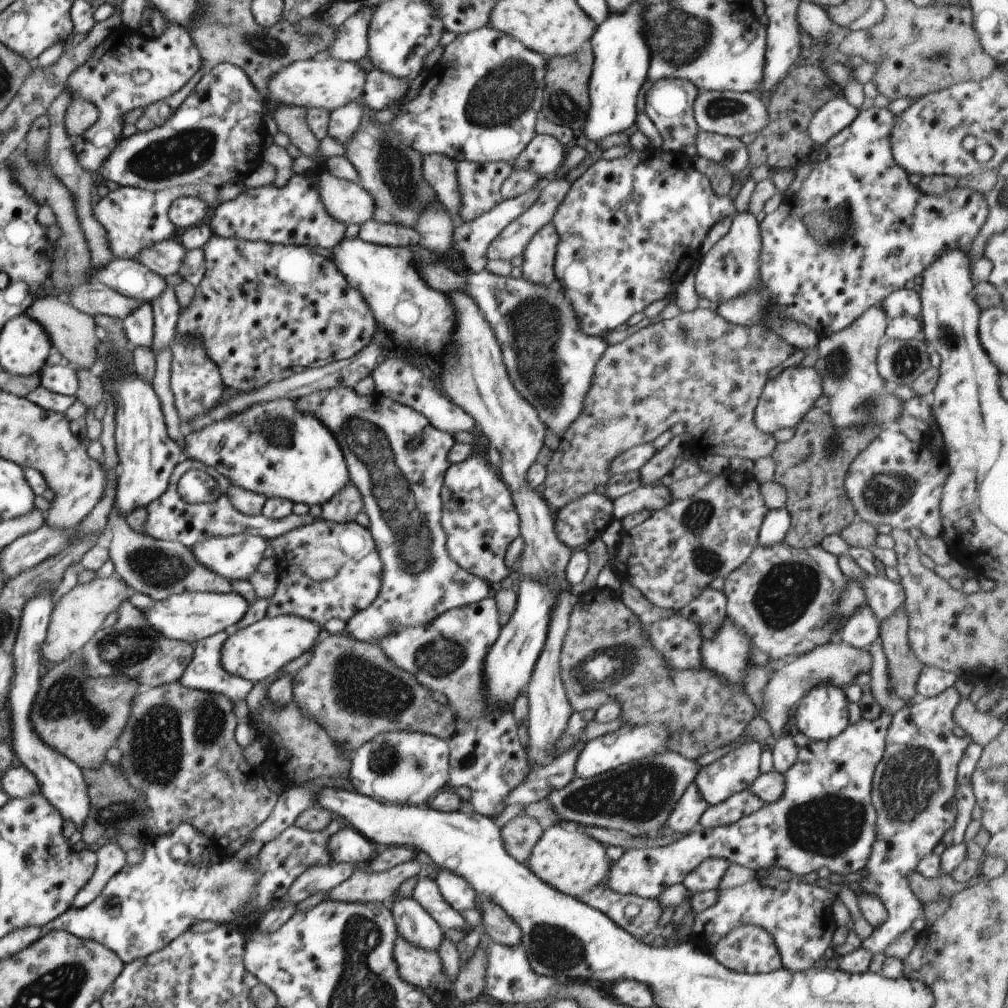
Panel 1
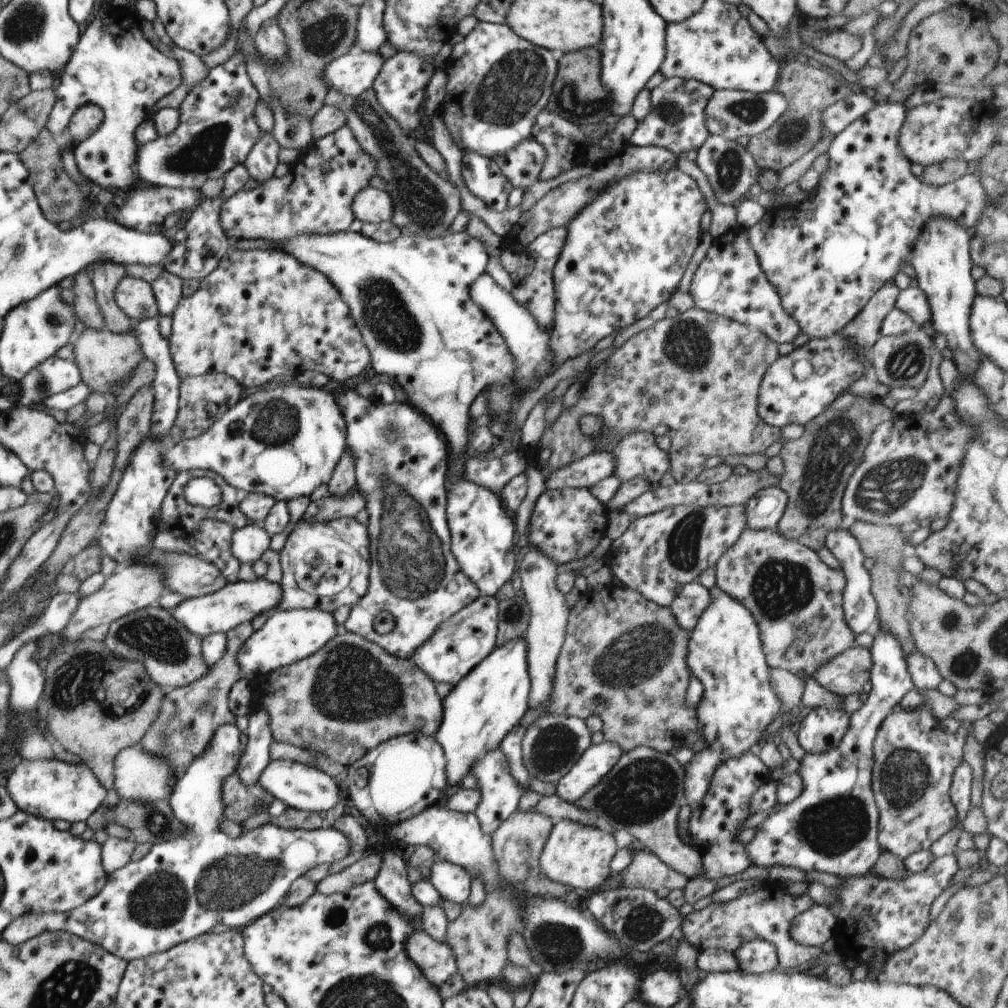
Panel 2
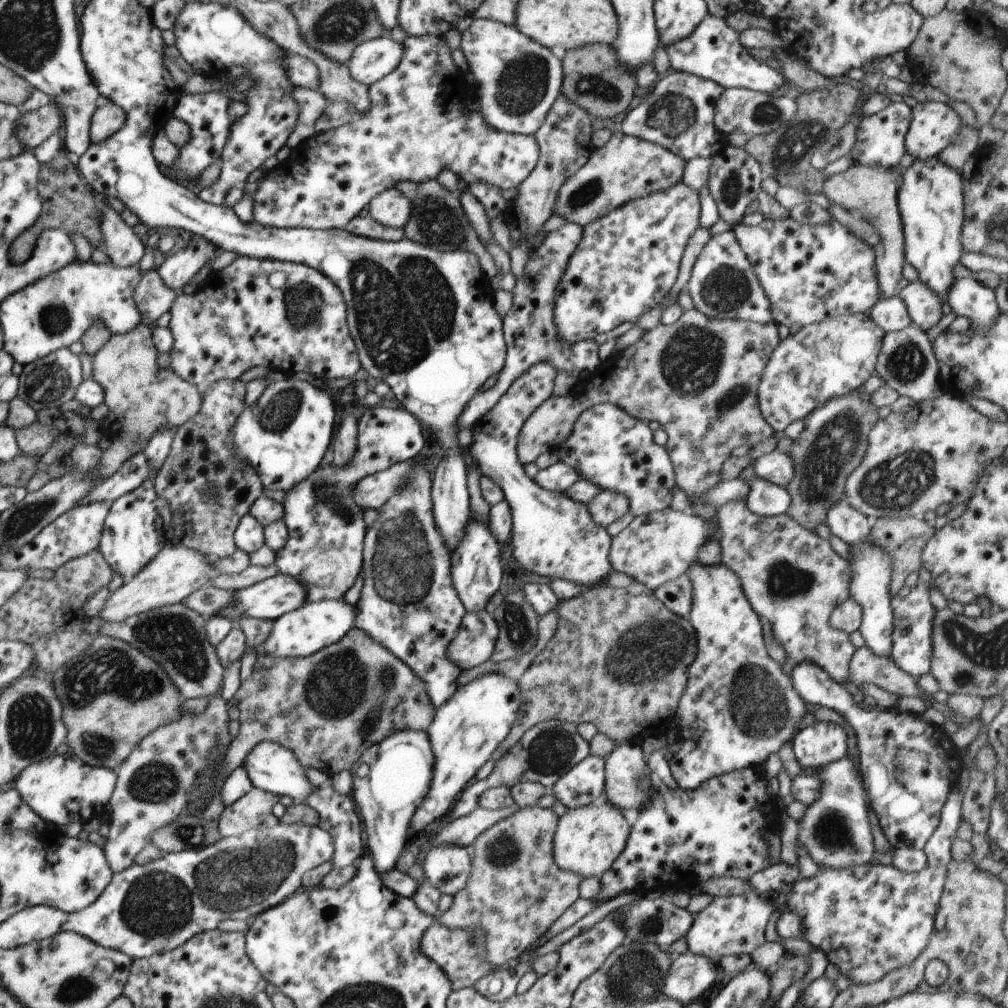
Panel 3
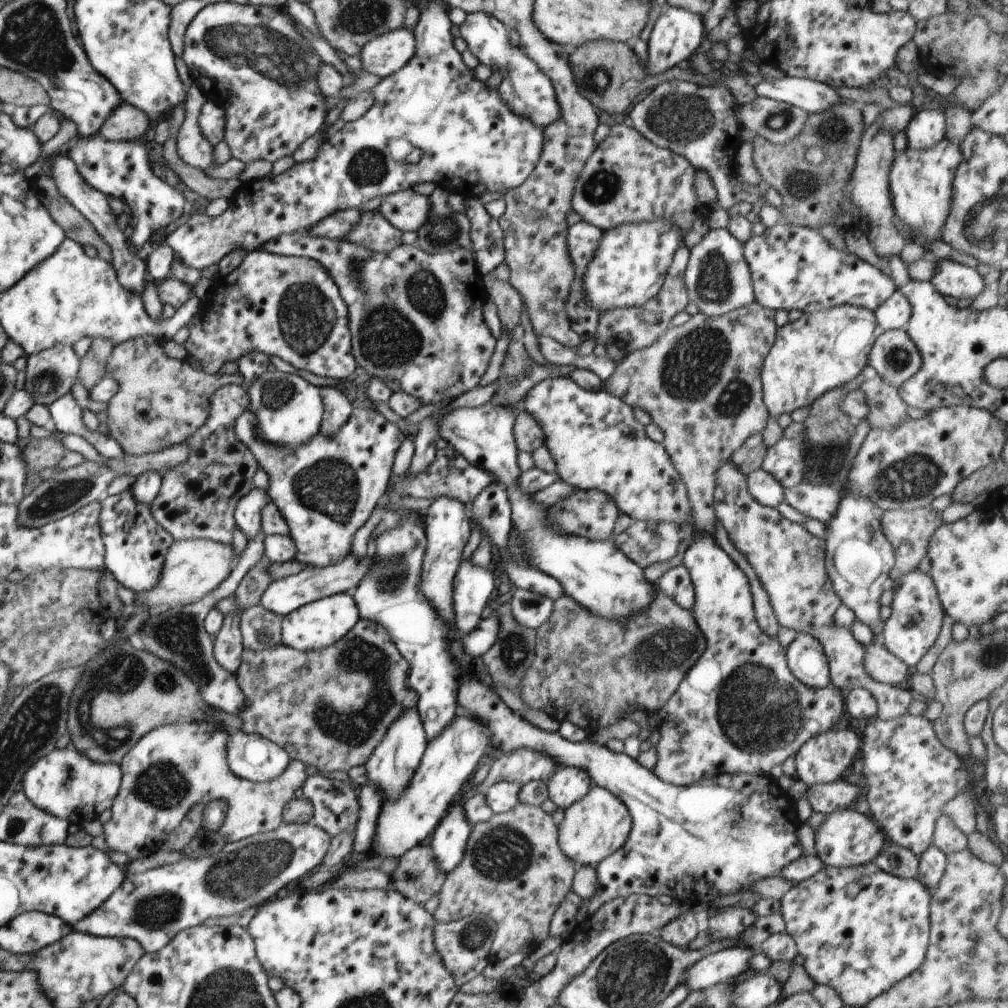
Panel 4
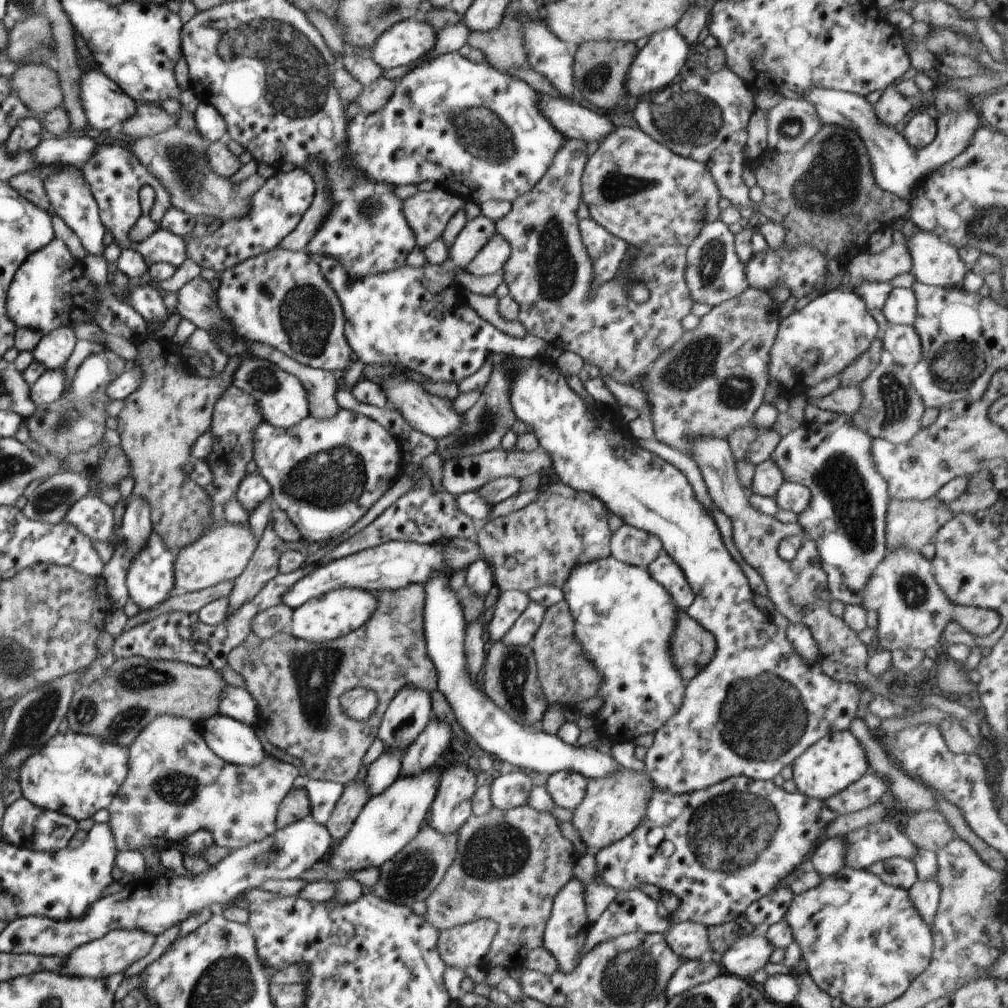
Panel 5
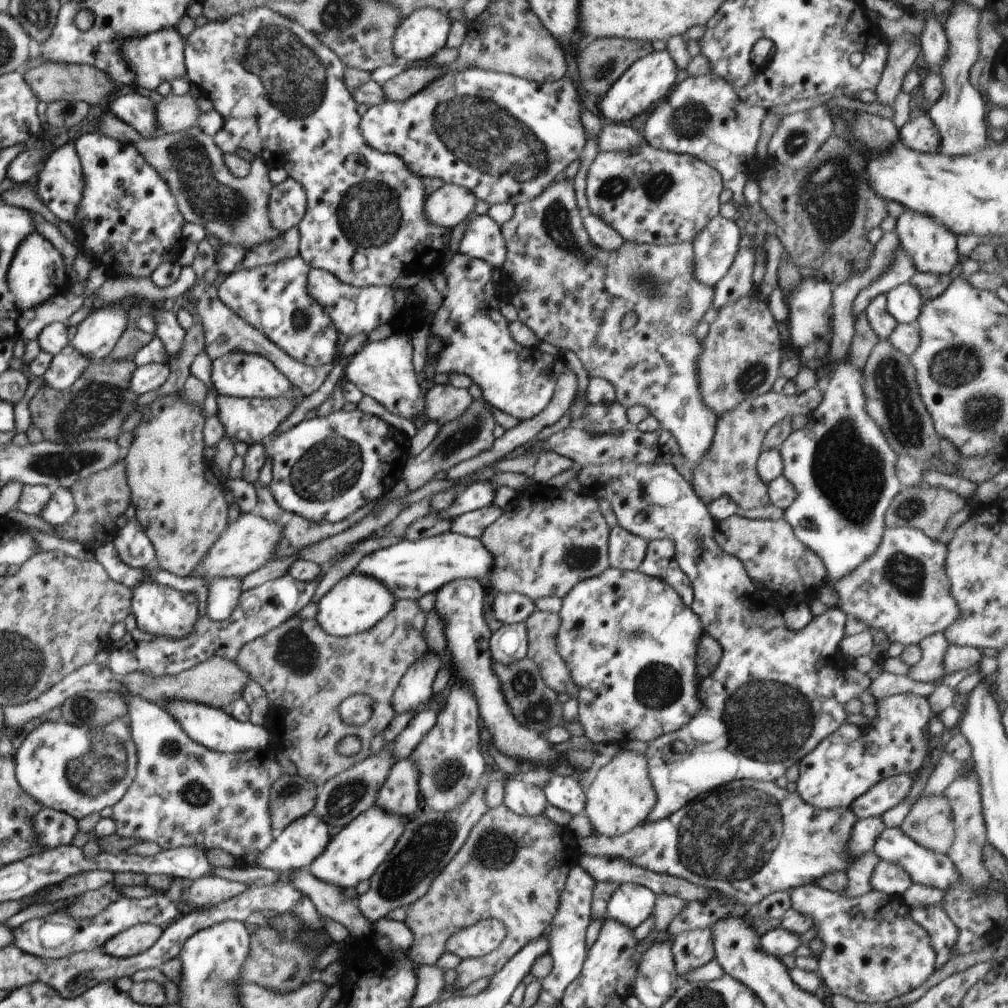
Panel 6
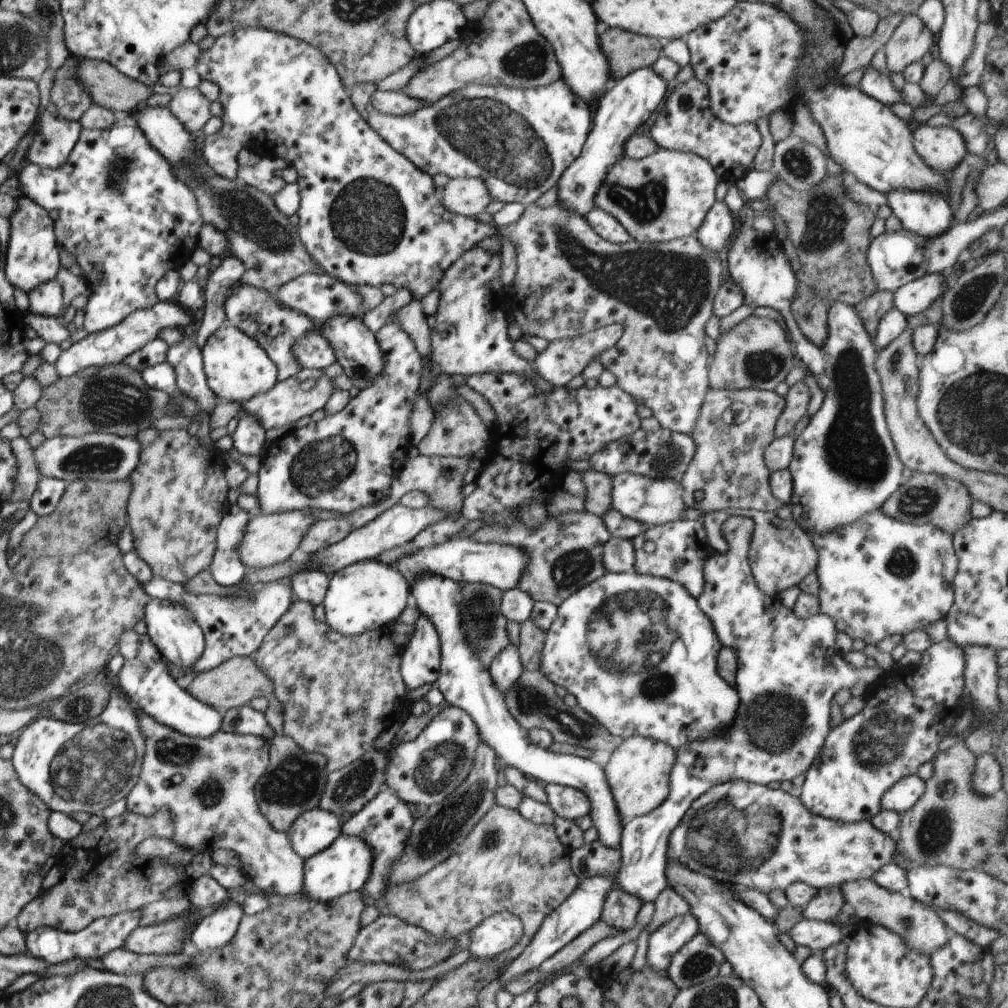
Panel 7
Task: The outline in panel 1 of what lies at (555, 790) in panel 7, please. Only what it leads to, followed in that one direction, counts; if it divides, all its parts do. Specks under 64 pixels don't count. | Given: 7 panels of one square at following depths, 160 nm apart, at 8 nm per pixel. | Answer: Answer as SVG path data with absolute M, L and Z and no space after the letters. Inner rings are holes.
M650 723L638 728L627 729L622 727L614 733L590 740L581 748L576 759L574 765L575 778L589 779L624 764L640 761L641 758L646 758L649 754L664 751L670 735L671 733L669 729L665 728L665 725Z

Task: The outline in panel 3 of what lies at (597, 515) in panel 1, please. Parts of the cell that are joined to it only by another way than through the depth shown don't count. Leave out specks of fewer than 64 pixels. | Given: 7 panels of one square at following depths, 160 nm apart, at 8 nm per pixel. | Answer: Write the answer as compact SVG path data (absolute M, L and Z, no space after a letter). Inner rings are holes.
M680 182L664 192L632 199L586 225L579 247L571 256L555 292L555 323L559 337L569 343L594 339L623 322L633 322L643 312L660 304L676 282L680 259L688 239L699 226L699 216L698 193ZM538 363L537 365L531 366L522 376L519 376L512 384L511 387L502 395L502 398L484 415L484 420L478 420L470 429L472 431L473 441L471 444L465 448L465 454L468 456L470 464L475 465L480 469L482 476L491 478L502 490L504 495L504 500L508 503L510 507L510 512L512 515L512 556L518 561L521 568L521 572L540 574L540 576L546 576L546 578L554 579L564 579L565 581L570 581L571 583L580 585L584 588L592 588L593 585L598 585L599 583L608 576L611 571L611 564L609 561L609 552L611 549L611 536L605 528L600 528L590 516L588 512L587 504L577 503L575 500L568 498L563 492L550 492L549 490L543 489L534 482L534 479L530 479L524 471L523 464L519 461L517 455L517 438L524 424L524 421L545 401L552 396L552 391L554 388L554 378L557 374L557 368L554 368L550 363Z

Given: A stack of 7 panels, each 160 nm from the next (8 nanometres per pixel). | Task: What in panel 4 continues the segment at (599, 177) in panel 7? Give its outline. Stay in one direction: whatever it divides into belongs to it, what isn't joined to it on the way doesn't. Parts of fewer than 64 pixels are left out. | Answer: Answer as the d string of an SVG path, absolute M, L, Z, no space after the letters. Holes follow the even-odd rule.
M666 6L655 21L647 41L648 59L643 66L646 74L660 74L666 72L668 68L685 61L700 48L702 38L704 38L704 31L703 20L696 13L678 7Z

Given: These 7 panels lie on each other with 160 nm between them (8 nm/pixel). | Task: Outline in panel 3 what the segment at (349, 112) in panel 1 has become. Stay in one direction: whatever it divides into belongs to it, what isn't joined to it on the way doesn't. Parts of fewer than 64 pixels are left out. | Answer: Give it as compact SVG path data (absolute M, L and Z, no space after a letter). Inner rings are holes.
M420 35L415 37L407 36L403 42L403 57L400 64L384 78L378 82L372 83L368 86L368 96L370 99L367 113L360 117L355 117L348 124L335 128L331 131L316 132L309 139L306 140L307 144L307 157L286 160L279 163L271 171L266 171L262 180L257 187L253 200L253 221L254 223L261 224L264 228L307 228L307 229L343 229L346 223L349 223L352 218L360 214L360 211L366 204L381 192L388 189L394 189L397 182L402 180L410 180L412 182L424 183L430 179L436 179L442 170L451 170L456 174L457 178L465 180L467 188L471 188L473 184L486 183L487 185L495 186L501 191L508 190L508 188L517 188L517 186L534 170L536 163L539 159L539 146L534 135L521 135L510 134L504 131L497 131L485 121L483 114L478 110L465 109L460 98L456 95L458 86L456 84L456 76L460 74L459 68L452 60L450 47L446 42L445 37L434 35Z

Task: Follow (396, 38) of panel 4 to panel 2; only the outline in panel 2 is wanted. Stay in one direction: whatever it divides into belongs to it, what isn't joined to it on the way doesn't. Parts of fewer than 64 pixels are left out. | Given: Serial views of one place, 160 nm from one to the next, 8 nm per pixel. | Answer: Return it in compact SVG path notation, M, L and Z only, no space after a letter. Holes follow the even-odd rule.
M378 51L346 53L326 67L323 79L343 96L355 97L373 86L384 63Z

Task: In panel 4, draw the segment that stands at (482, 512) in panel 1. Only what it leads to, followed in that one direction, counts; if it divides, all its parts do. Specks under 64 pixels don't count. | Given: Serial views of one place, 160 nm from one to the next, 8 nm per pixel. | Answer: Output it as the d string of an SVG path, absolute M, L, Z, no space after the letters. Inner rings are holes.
M467 560L460 563L453 580L453 609L455 626L461 636L469 635L482 620L482 610L495 599L496 581L490 568L477 567Z

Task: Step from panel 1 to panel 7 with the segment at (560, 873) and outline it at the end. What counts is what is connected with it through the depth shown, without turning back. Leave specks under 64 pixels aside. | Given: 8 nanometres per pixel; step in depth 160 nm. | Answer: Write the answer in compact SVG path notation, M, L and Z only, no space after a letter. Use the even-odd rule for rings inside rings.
M640 735L623 739L622 744L616 748L604 770L624 825L634 817L648 814L658 808L668 798L670 794L670 775L676 756L677 752L667 742L656 741L653 738Z

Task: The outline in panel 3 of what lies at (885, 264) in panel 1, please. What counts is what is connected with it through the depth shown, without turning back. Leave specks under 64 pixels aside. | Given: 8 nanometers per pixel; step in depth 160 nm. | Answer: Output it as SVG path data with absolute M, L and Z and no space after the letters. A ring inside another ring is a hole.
M897 97L880 112L864 117L856 130L856 143L850 153L856 159L855 165L878 165L883 167L900 167L899 162L907 152L905 136L912 122L912 103ZM764 219L757 227L746 226L743 222L734 226L738 244L746 253L754 272L769 298L773 320L778 324L806 326L829 321L842 315L867 313L881 298L877 279L877 266L873 248L863 239L848 232L836 219L817 225L800 224L786 220Z

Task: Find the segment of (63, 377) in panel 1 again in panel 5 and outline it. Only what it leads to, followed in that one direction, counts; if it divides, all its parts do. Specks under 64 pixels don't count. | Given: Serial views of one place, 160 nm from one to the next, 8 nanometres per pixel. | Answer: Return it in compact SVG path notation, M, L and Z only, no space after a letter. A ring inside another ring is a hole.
M59 326L45 334L33 348L34 361L41 362L46 369L64 367L76 346L76 335L69 326Z

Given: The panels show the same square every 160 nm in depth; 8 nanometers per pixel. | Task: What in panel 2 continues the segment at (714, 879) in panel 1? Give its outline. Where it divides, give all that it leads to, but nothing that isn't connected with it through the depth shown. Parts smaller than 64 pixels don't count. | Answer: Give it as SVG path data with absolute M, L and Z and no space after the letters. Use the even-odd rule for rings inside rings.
M757 751L746 753L735 759L728 759L715 770L705 797L695 809L692 809L687 823L690 838L692 838L694 845L698 845L691 846L691 848L696 849L701 856L706 879L715 878L718 880L719 878L726 878L726 876L738 876L752 865L752 861L746 852L747 844L738 841L736 836L738 836L738 832L745 829L744 824L752 815L749 811L752 795L770 779L770 770L760 761Z

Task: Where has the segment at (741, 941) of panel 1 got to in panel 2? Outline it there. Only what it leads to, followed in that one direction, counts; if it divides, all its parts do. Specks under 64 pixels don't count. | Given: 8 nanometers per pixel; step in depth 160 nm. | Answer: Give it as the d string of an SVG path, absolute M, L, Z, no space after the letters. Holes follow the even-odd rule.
M756 939L744 943L734 952L739 968L744 973L761 975L779 966L777 948L771 942Z

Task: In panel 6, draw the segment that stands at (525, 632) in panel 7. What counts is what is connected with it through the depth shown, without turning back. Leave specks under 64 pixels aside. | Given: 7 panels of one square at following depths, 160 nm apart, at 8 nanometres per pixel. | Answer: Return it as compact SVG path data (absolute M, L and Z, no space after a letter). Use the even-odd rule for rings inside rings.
M535 612L525 621L528 651L527 658L538 666L546 686L556 694L565 692L571 698L578 698L578 688L570 676L566 660L556 652L556 636L560 630L559 612Z

